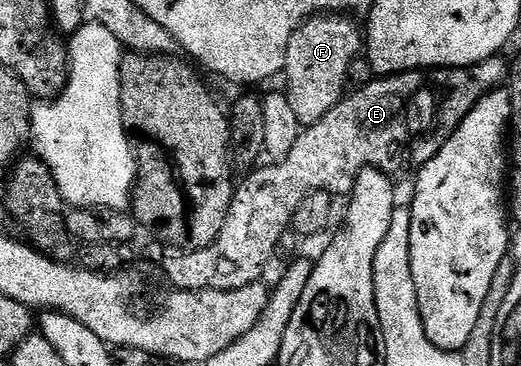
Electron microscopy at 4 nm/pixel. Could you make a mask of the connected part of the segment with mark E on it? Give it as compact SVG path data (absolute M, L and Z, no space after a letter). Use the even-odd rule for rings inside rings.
M408 70L404 74L377 77L377 82L368 82L353 94L351 91L322 120L301 129L294 148L285 158L261 170L253 169L253 174L235 187L226 224L215 244L201 250L176 252L173 258L165 260L167 281L177 290L198 291L237 290L261 281L265 277L264 265L271 260L280 237L289 233L294 212L298 212L298 204L306 195L327 190L333 196L348 196L354 180L358 180L358 172L367 166L393 172L406 162L413 134L404 113L424 86L422 75L420 70Z

